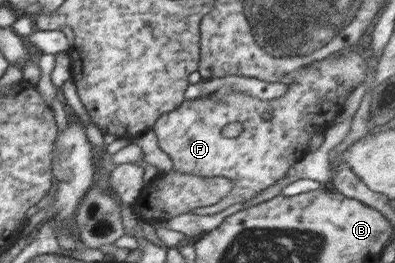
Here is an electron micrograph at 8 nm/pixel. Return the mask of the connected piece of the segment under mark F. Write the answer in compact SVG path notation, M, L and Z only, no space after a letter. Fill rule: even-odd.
M355 47L344 48L293 74L294 82L278 99L258 99L243 93L233 93L225 99L184 99L176 109L161 115L152 129L159 148L172 159L173 171L202 177L222 176L233 183L230 193L222 201L191 212L214 215L234 204L249 201L282 179L290 166L309 152L312 135L324 133L334 125L343 103L354 87L363 83L368 68L366 61L355 52ZM265 111L271 111L270 120L262 118ZM236 121L242 123L243 131L234 138L224 137L222 129Z

